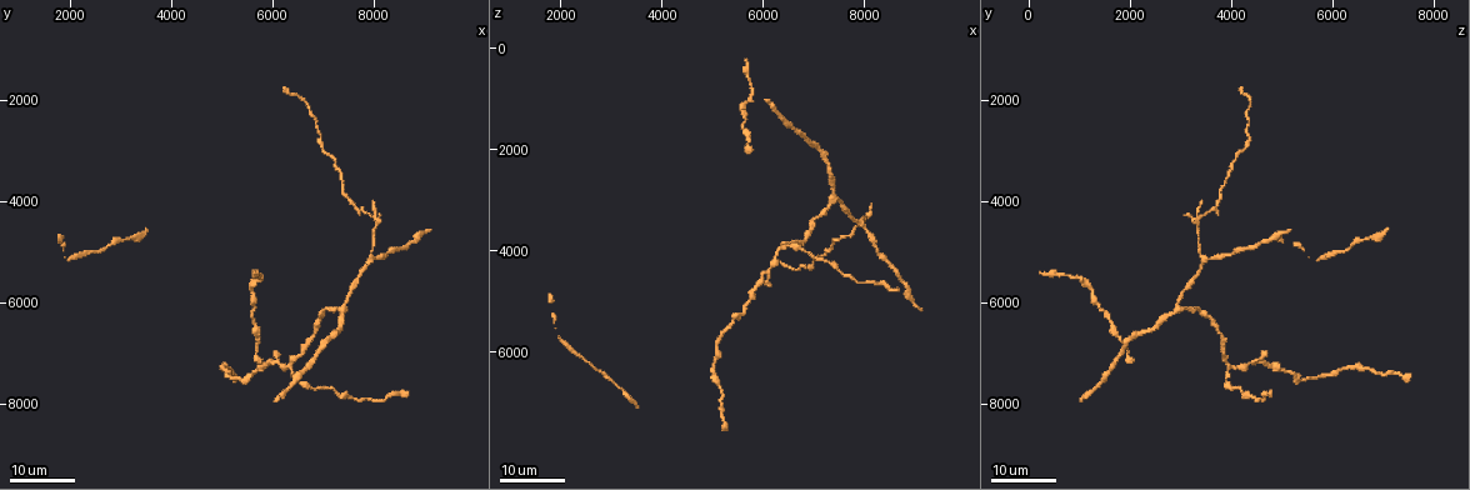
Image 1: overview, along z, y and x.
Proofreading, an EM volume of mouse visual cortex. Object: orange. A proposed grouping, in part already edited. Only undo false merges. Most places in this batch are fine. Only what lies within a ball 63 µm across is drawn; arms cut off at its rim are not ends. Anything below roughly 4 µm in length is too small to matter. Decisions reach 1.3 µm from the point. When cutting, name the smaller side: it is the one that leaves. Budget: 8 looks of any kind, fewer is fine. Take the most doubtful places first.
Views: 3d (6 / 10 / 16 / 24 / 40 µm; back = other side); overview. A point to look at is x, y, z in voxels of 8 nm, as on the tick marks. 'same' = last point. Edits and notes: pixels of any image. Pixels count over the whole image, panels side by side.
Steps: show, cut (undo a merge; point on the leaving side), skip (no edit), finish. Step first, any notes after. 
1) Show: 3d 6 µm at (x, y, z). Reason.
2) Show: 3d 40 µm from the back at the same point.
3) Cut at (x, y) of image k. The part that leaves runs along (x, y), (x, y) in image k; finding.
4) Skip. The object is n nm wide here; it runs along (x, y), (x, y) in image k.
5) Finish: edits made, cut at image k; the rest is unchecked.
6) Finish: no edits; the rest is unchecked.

Show: 3d 24 µm at (6350, 7300, 3900). Three arms meet.

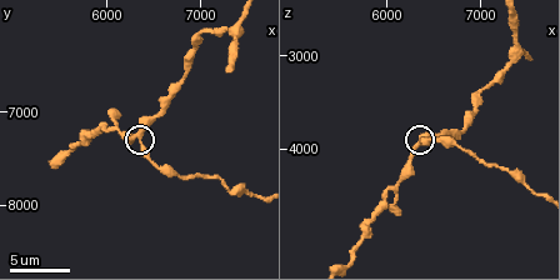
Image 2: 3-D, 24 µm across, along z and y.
Show: 3d 10 µm at (6350, 7250, 3950).

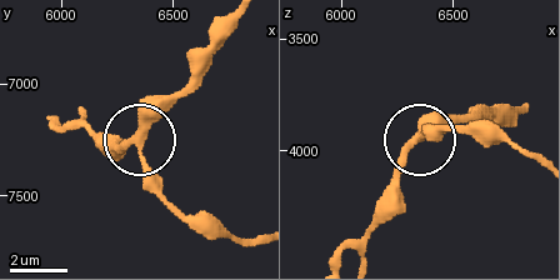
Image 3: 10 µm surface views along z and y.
Skip. The side arm is 67 µm long; it runs along (418, 141), (384, 196) in image 3; one cell here.

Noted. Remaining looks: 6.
Show: 3d 6 µm at (7400, 6100, 2950). A fork.

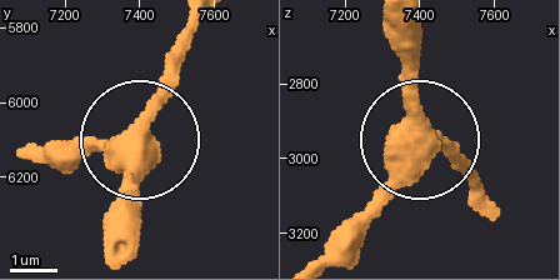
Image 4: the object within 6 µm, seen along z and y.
Show: 3d 6 µm from the back at (7400, 6100, 2930).

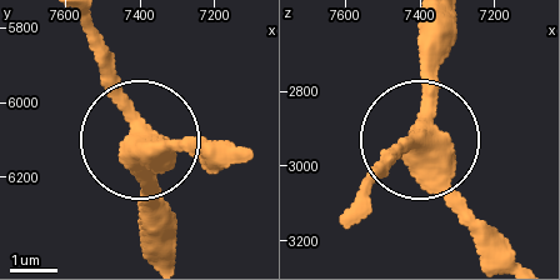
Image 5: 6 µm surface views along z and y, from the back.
Skip. The side arm is 49 µm long; it runs along (504, 249), (420, 141), (365, 198) in image 5; all the same cell.

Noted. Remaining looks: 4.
Show: 3d 24 µm at (5000, 7200, 6550).

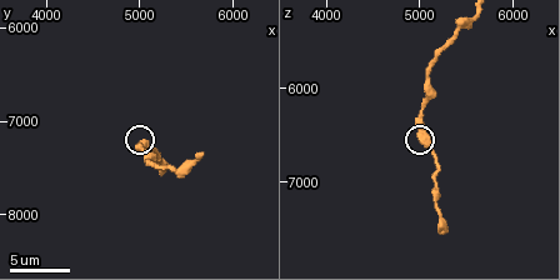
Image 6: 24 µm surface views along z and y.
Show: 3d 10 µm at the same point.

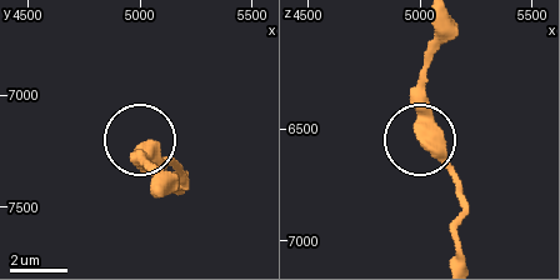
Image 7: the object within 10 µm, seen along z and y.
Skip. Continuous, no second cell.

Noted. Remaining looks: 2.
Show: 3d 16 µm at (8000, 4300, 3350). Calibre changes.

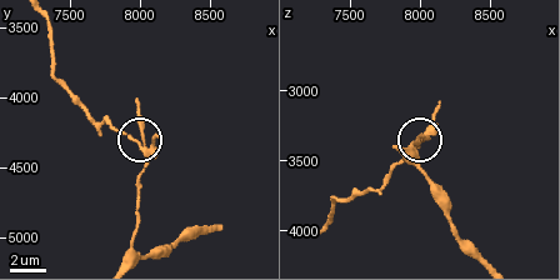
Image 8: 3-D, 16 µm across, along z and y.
Show: 3d 10 µm at the same point.

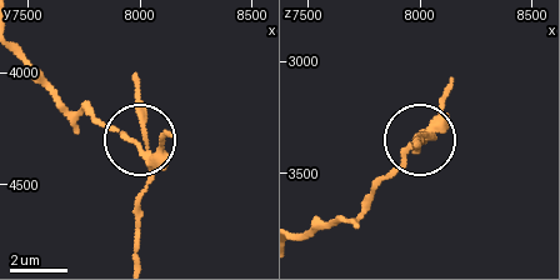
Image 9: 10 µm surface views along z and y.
Cut at (125, 133) of image 9. 3 arms meet here; the part that leaves runs along (148, 161), (141, 149), (69, 106), (26, 55) in image 9; a second cell is stuck on.

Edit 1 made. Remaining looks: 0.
Finish: edits made, cut at image 9; the rest is unchecked.

